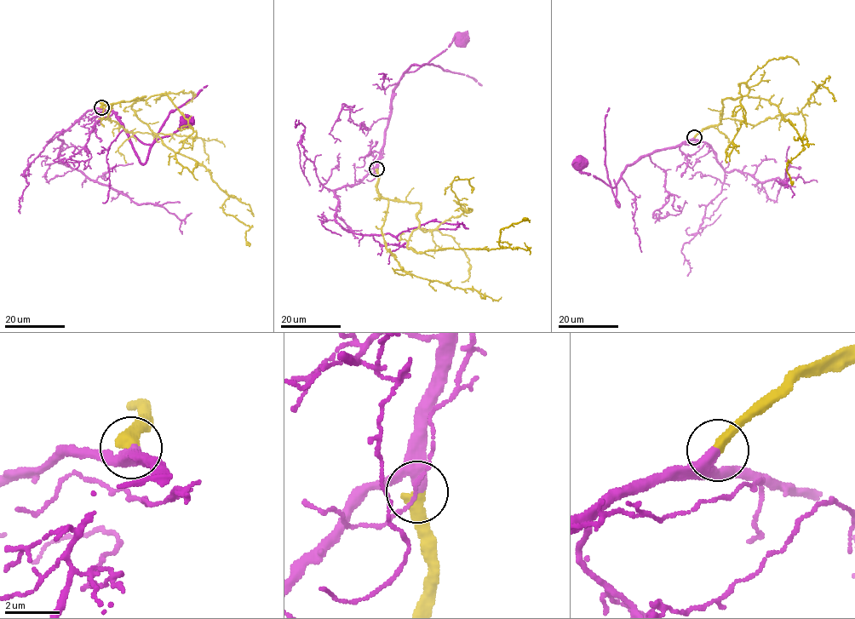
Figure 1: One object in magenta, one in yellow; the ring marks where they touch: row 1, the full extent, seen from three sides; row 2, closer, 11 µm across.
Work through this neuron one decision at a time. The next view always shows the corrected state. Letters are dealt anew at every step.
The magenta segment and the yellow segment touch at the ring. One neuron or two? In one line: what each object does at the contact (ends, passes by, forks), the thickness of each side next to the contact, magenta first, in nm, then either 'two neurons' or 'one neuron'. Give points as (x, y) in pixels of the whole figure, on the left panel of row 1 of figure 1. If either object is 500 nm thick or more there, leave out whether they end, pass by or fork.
magenta passes by; yellow ends there; 280 nm thick on the magenta side, 440 nm on the other; one neuron

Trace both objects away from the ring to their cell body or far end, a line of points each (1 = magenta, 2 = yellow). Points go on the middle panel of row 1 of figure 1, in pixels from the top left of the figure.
1: (376, 169), (388, 122), (390, 98), (404, 71), (414, 64), (428, 63), (453, 39), (462, 39)
2: (376, 169), (381, 197), (420, 204), (419, 224), (407, 247), (415, 251), (502, 249), (500, 230), (527, 218)

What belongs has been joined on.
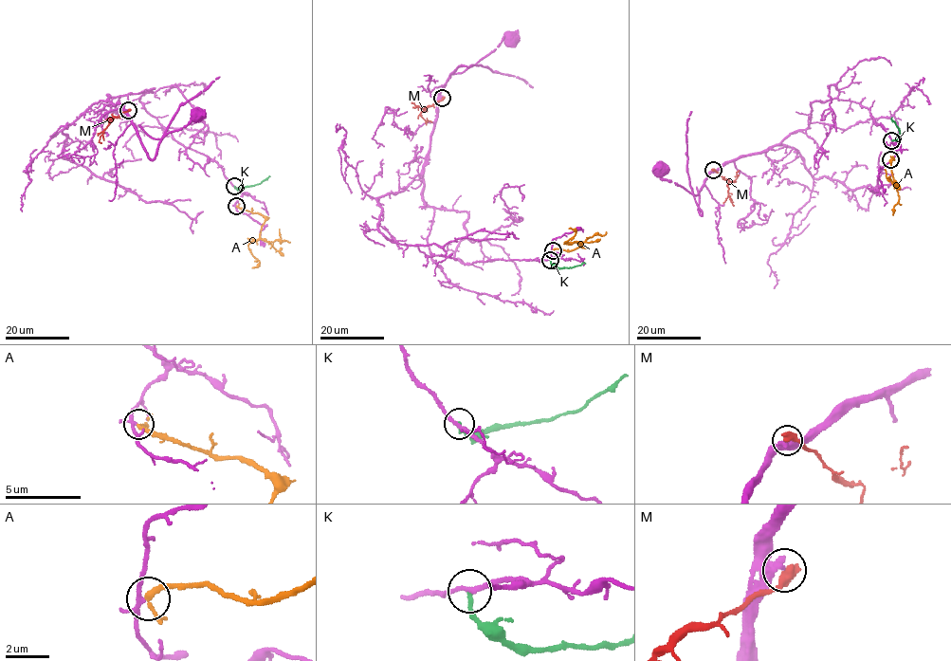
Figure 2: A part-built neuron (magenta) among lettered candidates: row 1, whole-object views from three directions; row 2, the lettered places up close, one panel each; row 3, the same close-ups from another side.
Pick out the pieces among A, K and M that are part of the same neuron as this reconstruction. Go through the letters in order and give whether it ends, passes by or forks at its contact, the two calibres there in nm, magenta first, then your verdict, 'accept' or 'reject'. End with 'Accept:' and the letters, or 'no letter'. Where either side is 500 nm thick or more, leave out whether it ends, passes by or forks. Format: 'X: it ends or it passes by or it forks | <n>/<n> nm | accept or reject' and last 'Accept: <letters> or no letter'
A: it passes by | 160/200 nm | reject
K: it ends | 200/220 nm | reject
M: 420/500 nm | reject
Accept: no letter

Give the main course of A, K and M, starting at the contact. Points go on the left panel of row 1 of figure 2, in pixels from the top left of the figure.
A: (236, 206), (265, 218), (260, 236), (248, 246), (251, 254), (259, 261), (252, 267)
K: (235, 186), (259, 184), (269, 175)
M: (128, 110), (113, 118), (100, 137), (101, 143)

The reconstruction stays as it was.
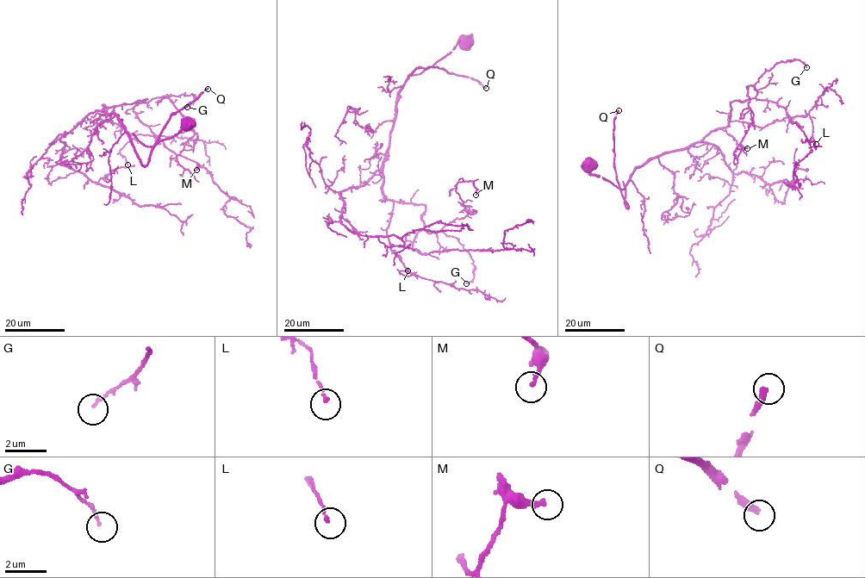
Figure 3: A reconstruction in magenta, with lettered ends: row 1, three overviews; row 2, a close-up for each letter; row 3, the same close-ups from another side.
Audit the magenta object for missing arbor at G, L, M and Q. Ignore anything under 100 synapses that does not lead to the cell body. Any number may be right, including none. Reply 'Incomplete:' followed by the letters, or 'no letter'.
Incomplete: Q

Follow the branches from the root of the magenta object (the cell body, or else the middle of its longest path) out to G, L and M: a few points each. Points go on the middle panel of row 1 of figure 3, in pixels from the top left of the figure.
G: (467, 42), (410, 73), (382, 188), (388, 199), (424, 205), (426, 231), (456, 238), (473, 262), (466, 283)
L: (467, 42), (412, 71), (398, 93), (382, 189), (394, 203), (387, 235), (414, 274), (400, 273), (407, 270)
M: (467, 42), (398, 93), (382, 189), (423, 205), (430, 233), (473, 214), (457, 183), (476, 195)

